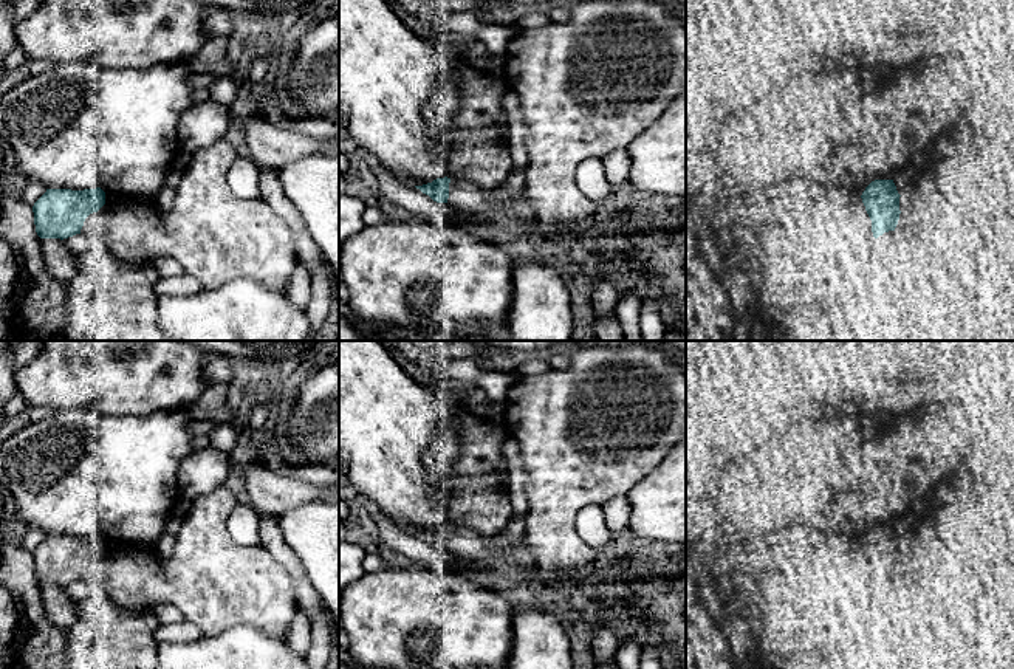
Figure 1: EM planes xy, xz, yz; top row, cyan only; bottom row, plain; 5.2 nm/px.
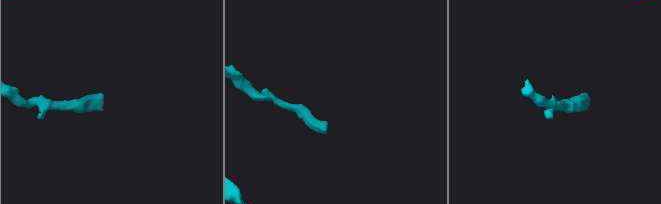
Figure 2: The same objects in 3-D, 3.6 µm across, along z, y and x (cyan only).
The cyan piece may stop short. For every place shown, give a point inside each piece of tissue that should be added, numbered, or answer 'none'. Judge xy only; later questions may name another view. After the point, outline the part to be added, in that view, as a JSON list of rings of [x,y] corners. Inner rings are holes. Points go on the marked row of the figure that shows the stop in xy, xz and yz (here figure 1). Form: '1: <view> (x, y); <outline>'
1: xy (110, 197); [[[105,192],[105,204],[111,204],[116,200],[125,200],[128,203],[135,201],[135,200],[146,200],[142,197],[127,197],[122,194],[111,194],[111,192]]]

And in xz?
1: xz (465, 195); [[[525,170],[511,173],[503,184],[491,192],[483,192],[475,183],[468,180],[450,180],[447,203],[454,212],[488,212],[514,203],[523,189]]]

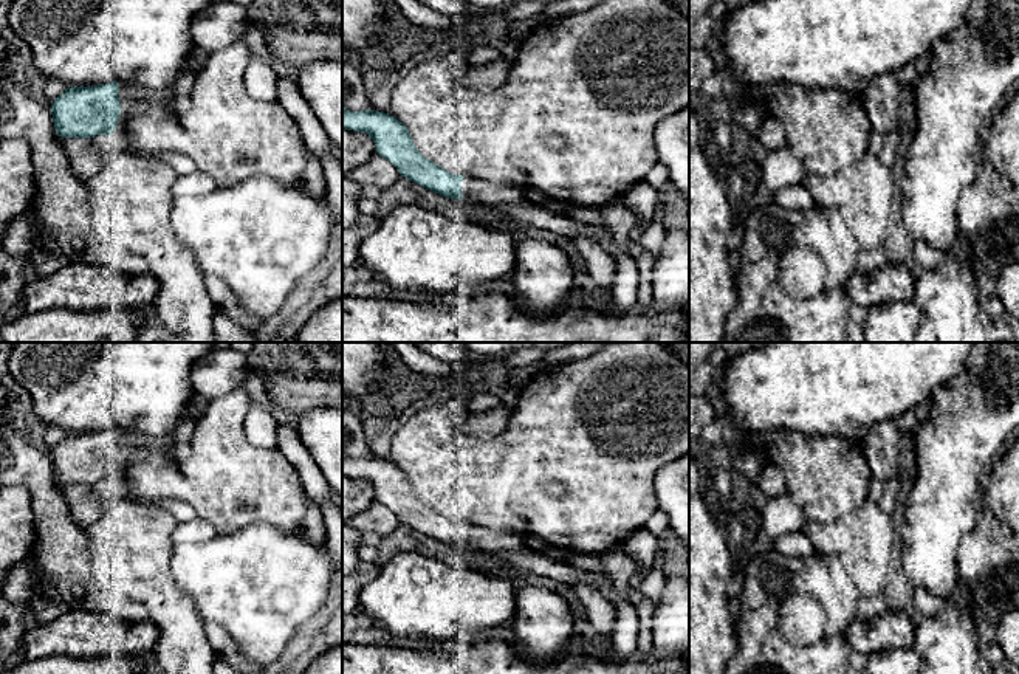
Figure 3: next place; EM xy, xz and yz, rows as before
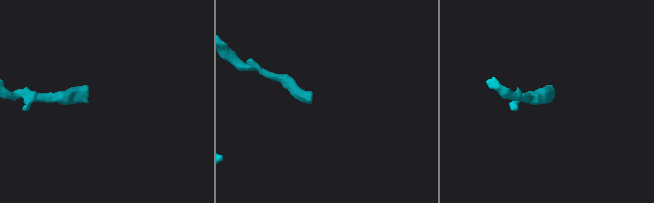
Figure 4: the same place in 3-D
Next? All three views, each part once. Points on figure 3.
1: xy (135, 99); [[[181,74],[175,85],[166,91],[152,91],[136,84],[119,84],[121,102],[119,122],[152,110],[173,110],[173,101],[180,95],[190,95],[194,76]]]

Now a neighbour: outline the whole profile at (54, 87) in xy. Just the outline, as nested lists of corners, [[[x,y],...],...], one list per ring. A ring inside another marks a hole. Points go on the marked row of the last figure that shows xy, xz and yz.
[[[48,77],[46,85],[45,85],[45,99],[53,102],[67,88],[70,88],[68,84],[62,82],[62,81],[56,79],[56,77]]]

